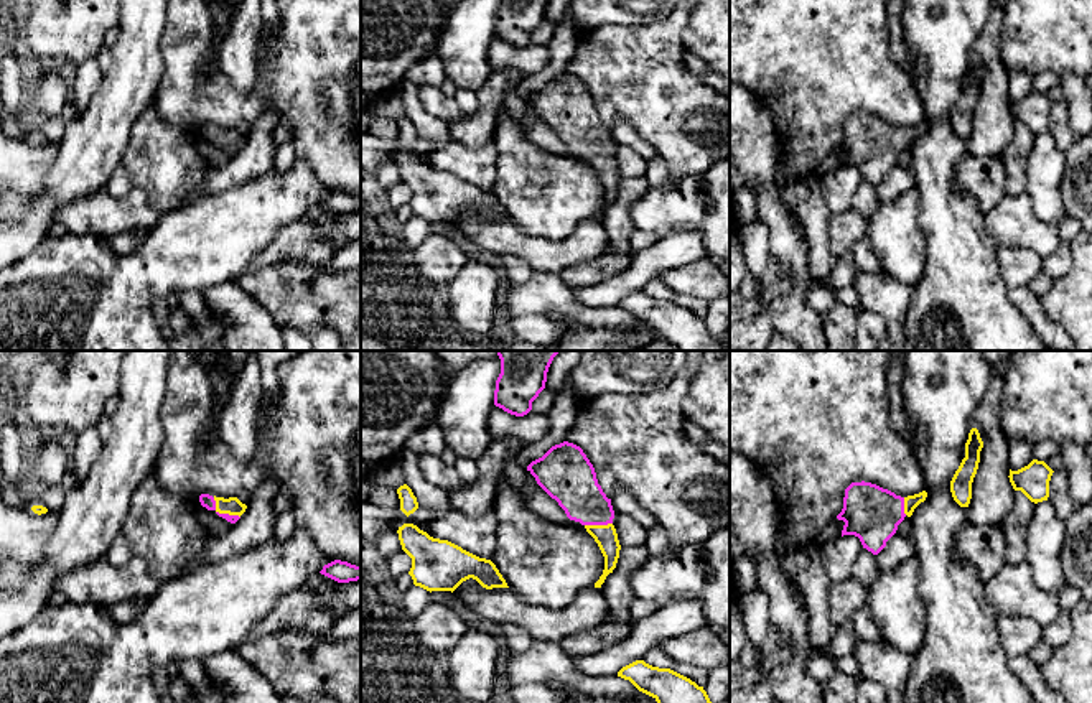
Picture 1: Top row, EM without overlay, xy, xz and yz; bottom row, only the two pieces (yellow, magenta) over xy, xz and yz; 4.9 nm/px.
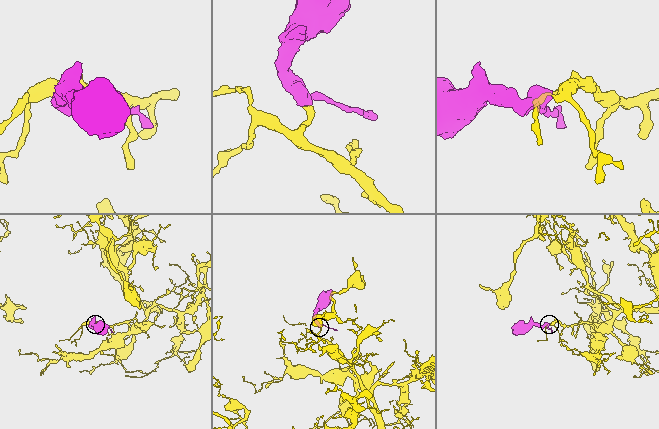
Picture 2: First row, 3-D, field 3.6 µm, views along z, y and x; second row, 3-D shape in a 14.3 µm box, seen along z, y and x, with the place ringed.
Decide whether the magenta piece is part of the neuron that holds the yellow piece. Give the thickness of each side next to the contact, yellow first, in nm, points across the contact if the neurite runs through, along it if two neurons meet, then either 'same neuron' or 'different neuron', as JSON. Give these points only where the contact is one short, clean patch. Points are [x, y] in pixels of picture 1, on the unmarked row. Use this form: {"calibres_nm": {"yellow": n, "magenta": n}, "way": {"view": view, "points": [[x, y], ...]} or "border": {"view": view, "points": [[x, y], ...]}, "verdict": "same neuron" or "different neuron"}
{"calibres_nm": {"yellow": 110, "magenta": 240}, "way": {"view": "xz", "points": [[605, 167], [598, 157], [597, 145], [572, 114]]}, "verdict": "same neuron"}

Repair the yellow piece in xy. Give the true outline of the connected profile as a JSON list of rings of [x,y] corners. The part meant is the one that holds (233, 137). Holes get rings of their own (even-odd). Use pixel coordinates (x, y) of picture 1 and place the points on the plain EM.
[[[201,125],[199,133],[203,138],[214,142],[219,148],[226,150],[231,155],[236,155],[247,140],[247,137],[242,135],[237,128],[224,130]]]

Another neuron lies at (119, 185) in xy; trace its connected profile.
[[[119,165],[110,175],[104,191],[114,198],[125,198],[132,189],[133,184],[128,171],[122,165]]]

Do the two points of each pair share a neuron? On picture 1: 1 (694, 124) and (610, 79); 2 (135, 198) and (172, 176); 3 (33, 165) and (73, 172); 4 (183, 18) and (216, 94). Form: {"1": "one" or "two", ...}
{"1": "one", "2": "two", "3": "two", "4": "one"}

